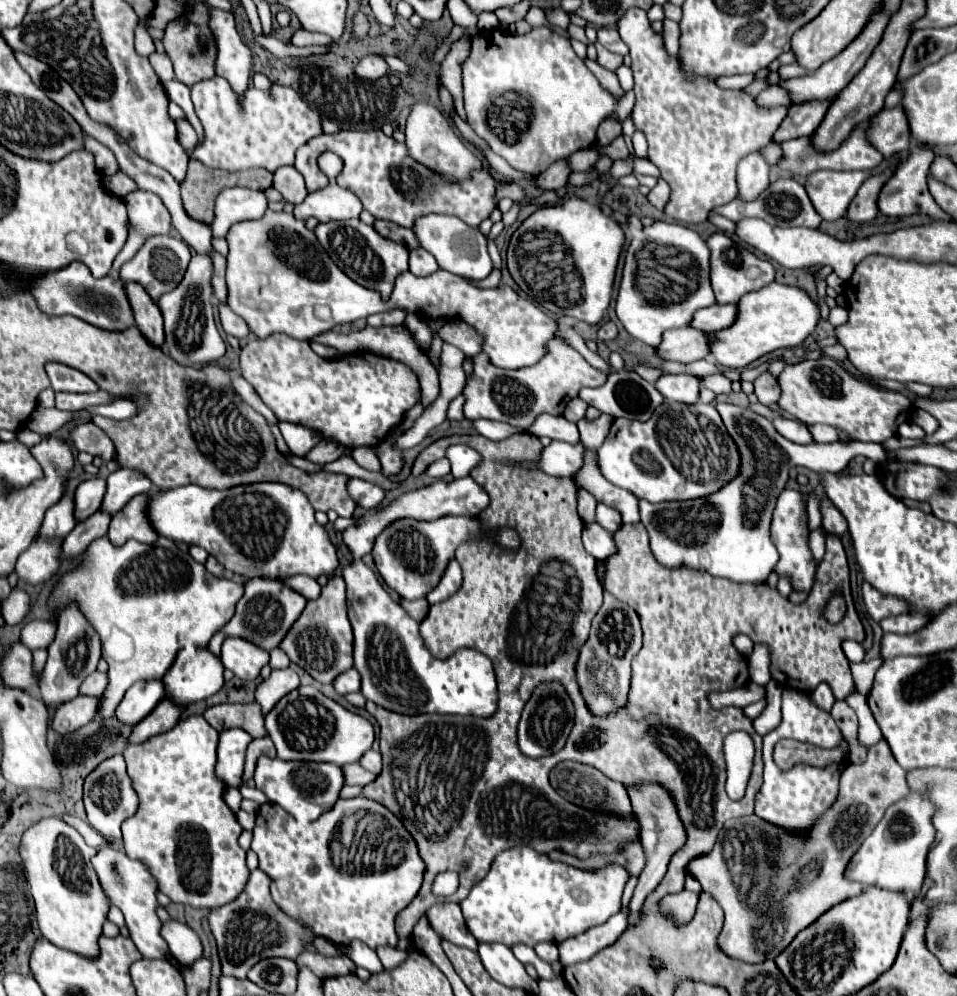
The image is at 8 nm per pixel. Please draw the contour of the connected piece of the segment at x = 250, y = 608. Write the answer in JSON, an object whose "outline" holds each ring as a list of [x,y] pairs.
{"outline":[[[250,579],[246,583],[246,591],[242,595],[242,599],[238,601],[236,607],[236,615],[230,619],[230,623],[226,627],[222,627],[208,643],[208,651],[212,655],[220,653],[220,645],[224,641],[226,635],[238,635],[244,637],[248,641],[252,641],[254,645],[270,651],[274,647],[278,647],[278,643],[284,639],[286,631],[292,627],[292,623],[300,617],[300,613],[306,607],[306,597],[298,595],[298,591],[286,587],[282,581],[272,581],[272,579]]]}

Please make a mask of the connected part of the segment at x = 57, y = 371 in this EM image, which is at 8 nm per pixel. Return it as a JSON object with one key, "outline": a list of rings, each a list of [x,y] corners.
{"outline":[[[48,363],[46,373],[52,381],[54,391],[68,391],[68,393],[94,393],[98,385],[78,369],[72,369],[62,363]]]}

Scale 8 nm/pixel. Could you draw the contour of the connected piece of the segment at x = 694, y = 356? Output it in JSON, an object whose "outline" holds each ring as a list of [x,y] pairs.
{"outline":[[[692,327],[670,329],[662,335],[662,343],[656,347],[656,353],[664,361],[692,363],[710,353],[708,337],[704,331],[696,331]]]}

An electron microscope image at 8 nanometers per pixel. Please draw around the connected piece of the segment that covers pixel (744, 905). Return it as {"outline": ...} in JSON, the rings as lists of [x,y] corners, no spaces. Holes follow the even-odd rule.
{"outline":[[[836,701],[830,713],[848,741],[850,761],[856,765],[848,765],[844,769],[840,777],[838,799],[822,815],[820,823],[812,829],[812,835],[804,839],[788,835],[786,831],[758,819],[756,815],[732,819],[720,831],[714,849],[708,855],[692,859],[688,865],[688,873],[700,881],[702,889],[718,901],[726,915],[724,929],[718,935],[718,947],[722,947],[722,951],[726,951],[726,955],[732,959],[744,963],[776,959],[794,941],[798,931],[814,923],[818,915],[824,915],[830,907],[842,903],[842,899],[862,895],[862,885],[846,881],[844,869],[854,851],[874,831],[876,823],[886,813],[886,807],[906,799],[904,795],[910,791],[906,785],[906,771],[896,763],[884,739],[870,749],[860,743],[858,717],[856,721],[850,717],[854,711],[844,701]],[[754,855],[766,855],[764,859],[772,863],[772,875],[768,877],[766,885],[762,885],[762,867],[758,867],[760,871],[754,873],[754,867],[740,863],[740,857]],[[732,869],[746,869],[748,877],[742,879],[740,873]]]}

